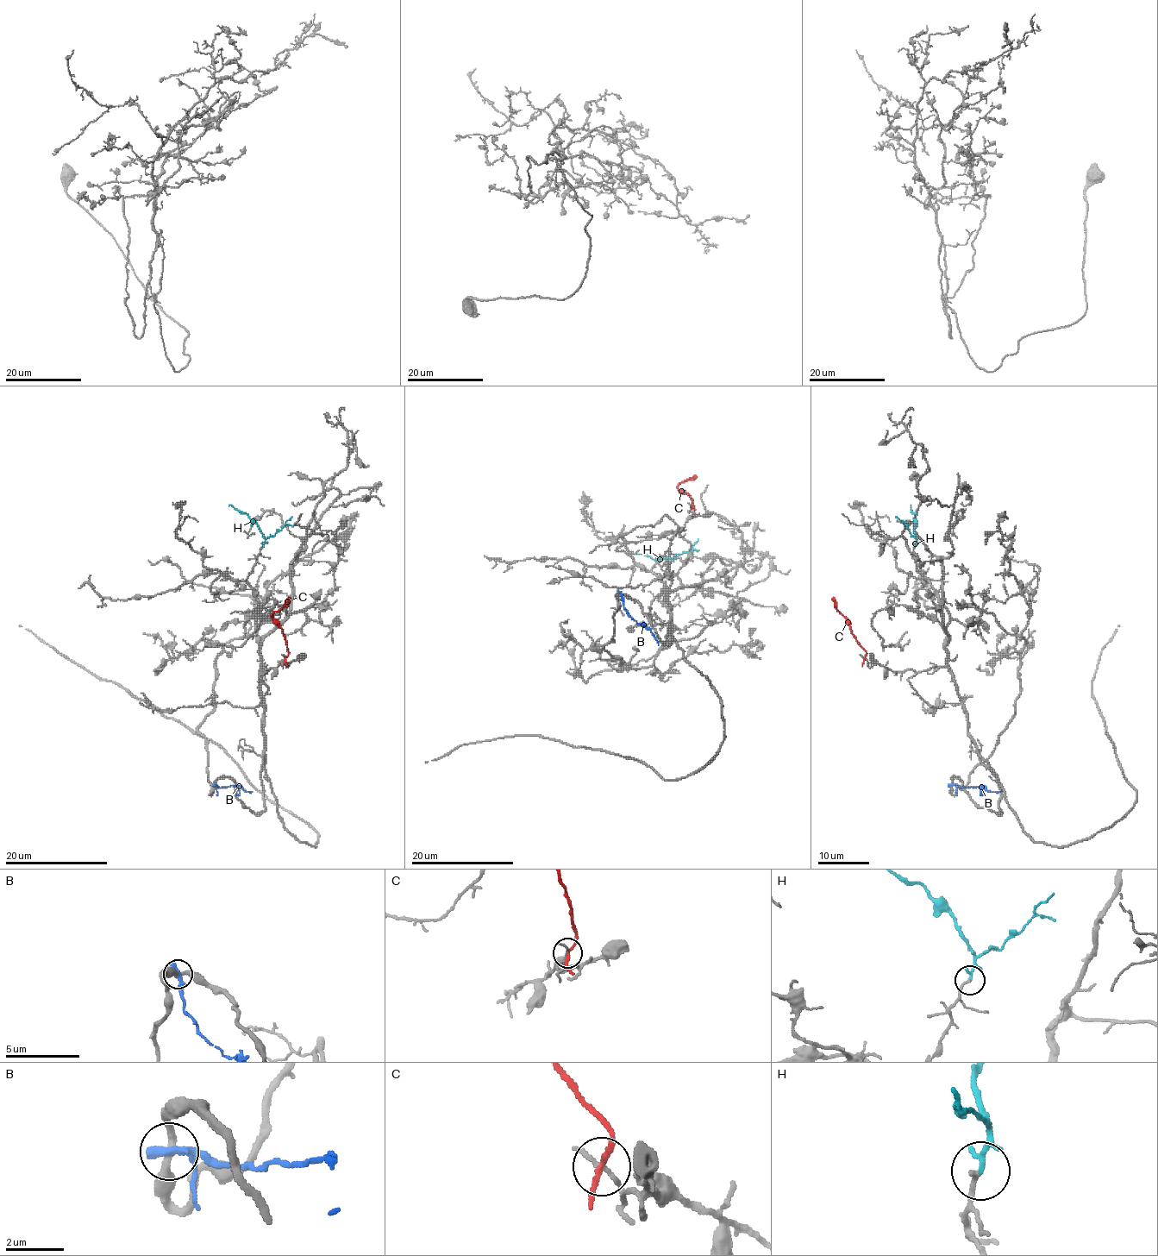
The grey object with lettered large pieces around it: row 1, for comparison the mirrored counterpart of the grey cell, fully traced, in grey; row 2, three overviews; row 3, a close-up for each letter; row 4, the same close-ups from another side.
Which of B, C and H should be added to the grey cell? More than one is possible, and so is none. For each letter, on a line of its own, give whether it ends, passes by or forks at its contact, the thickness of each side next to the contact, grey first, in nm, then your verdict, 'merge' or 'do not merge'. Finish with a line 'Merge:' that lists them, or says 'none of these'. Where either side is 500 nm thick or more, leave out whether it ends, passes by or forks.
B: it passes by; 280 nm thick on the grey side, 280 nm on the other; do not merge
C: it passes by; 120 nm thick on the grey side, 160 nm on the other; do not merge
H: it passes by; 160 nm thick on the grey side, 140 nm on the other; merge
Merge: H

